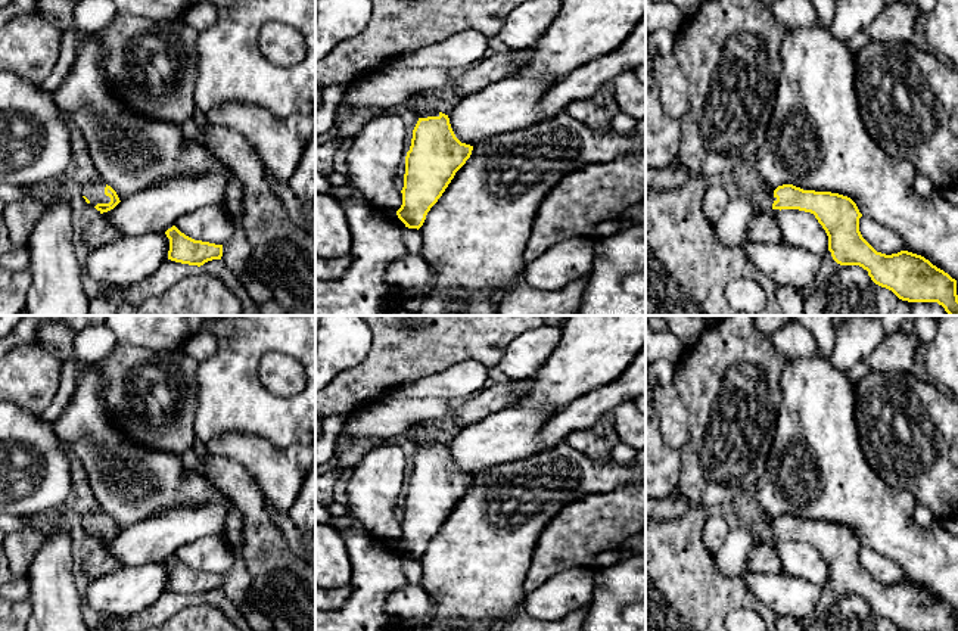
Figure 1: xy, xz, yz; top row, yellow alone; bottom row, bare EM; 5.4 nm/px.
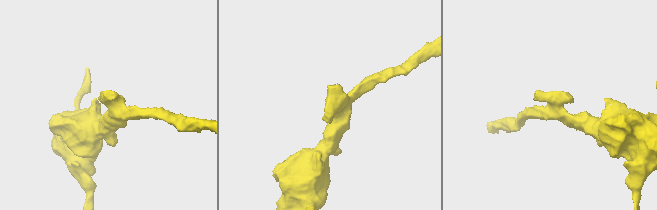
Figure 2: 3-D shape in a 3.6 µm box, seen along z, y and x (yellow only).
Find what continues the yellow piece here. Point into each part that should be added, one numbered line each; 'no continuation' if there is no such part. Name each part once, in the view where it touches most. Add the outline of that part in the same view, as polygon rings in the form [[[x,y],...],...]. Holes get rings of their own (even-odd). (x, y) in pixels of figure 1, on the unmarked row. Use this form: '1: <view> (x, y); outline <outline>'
1: xy (93, 521); outline [[[84,510],[80,515],[80,522],[90,531],[91,537],[97,534],[109,534],[111,528],[105,525],[106,515],[100,510]]]

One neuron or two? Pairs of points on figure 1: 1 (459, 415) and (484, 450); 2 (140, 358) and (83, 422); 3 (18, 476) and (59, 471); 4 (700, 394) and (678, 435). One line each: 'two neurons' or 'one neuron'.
1: two neurons
2: two neurons
3: one neuron
4: two neurons

